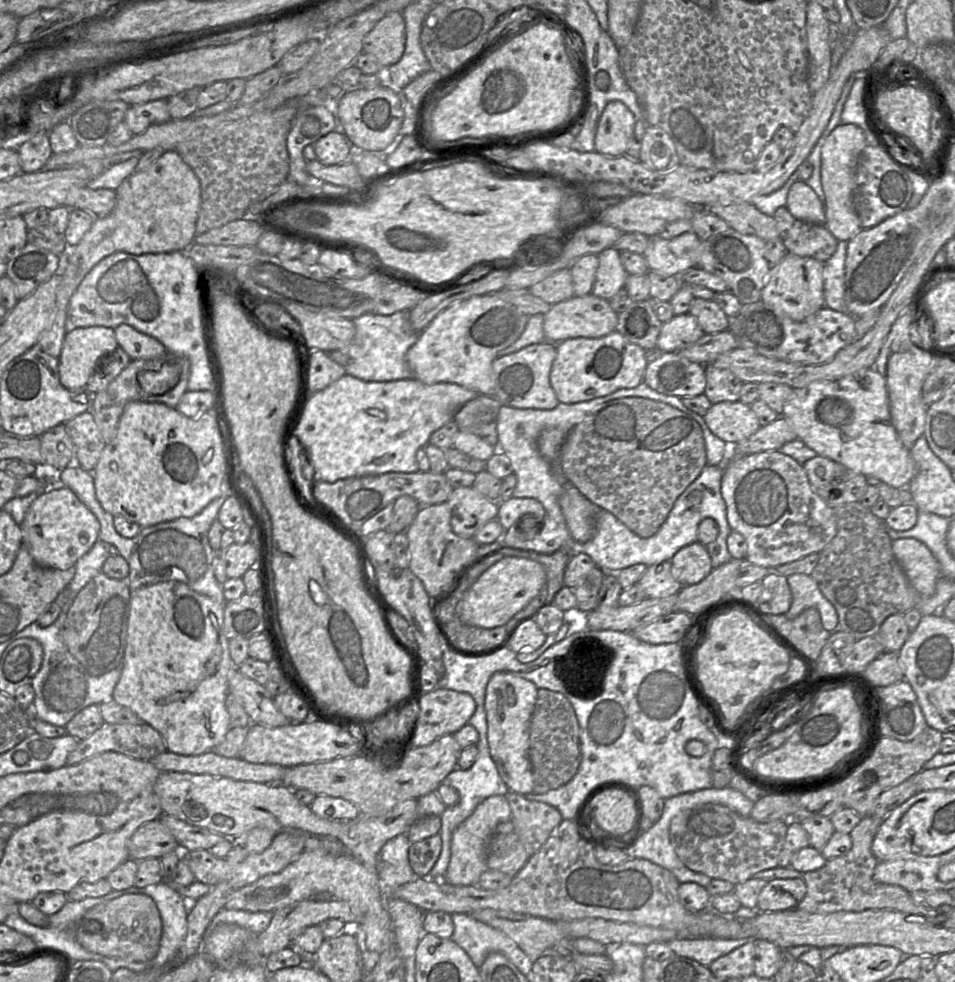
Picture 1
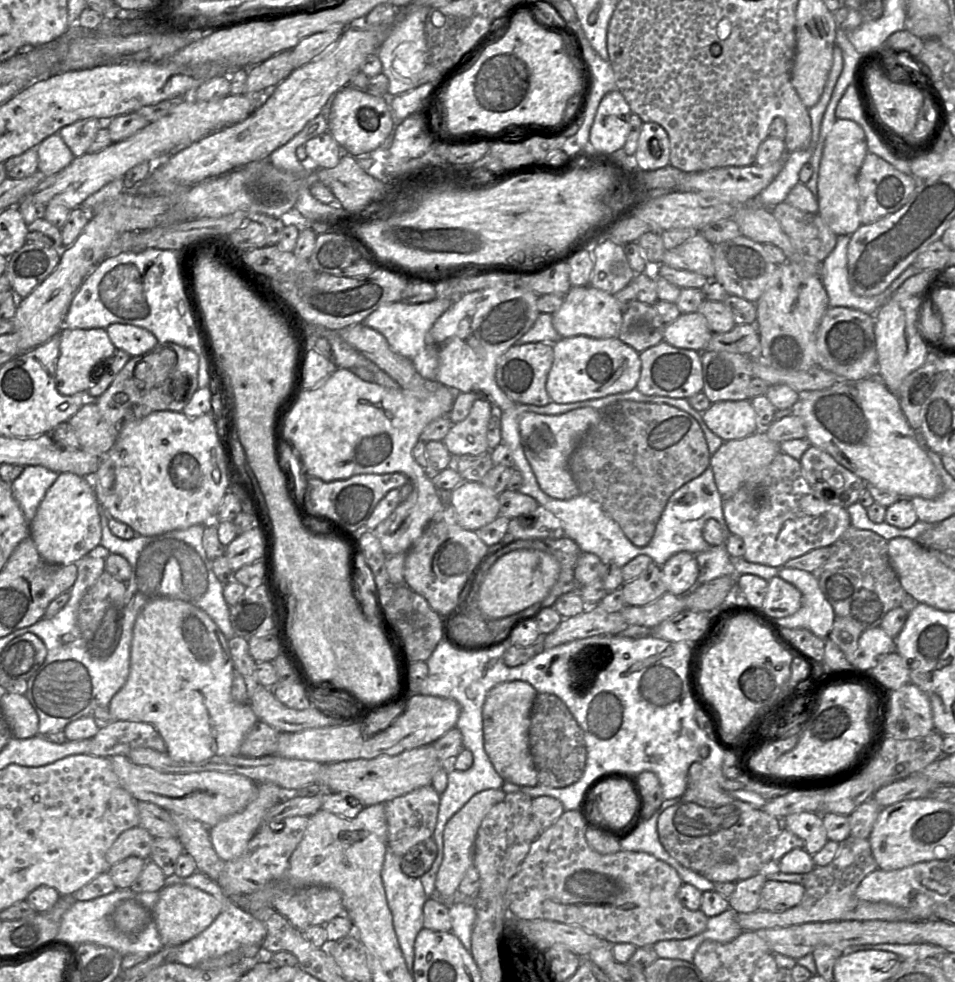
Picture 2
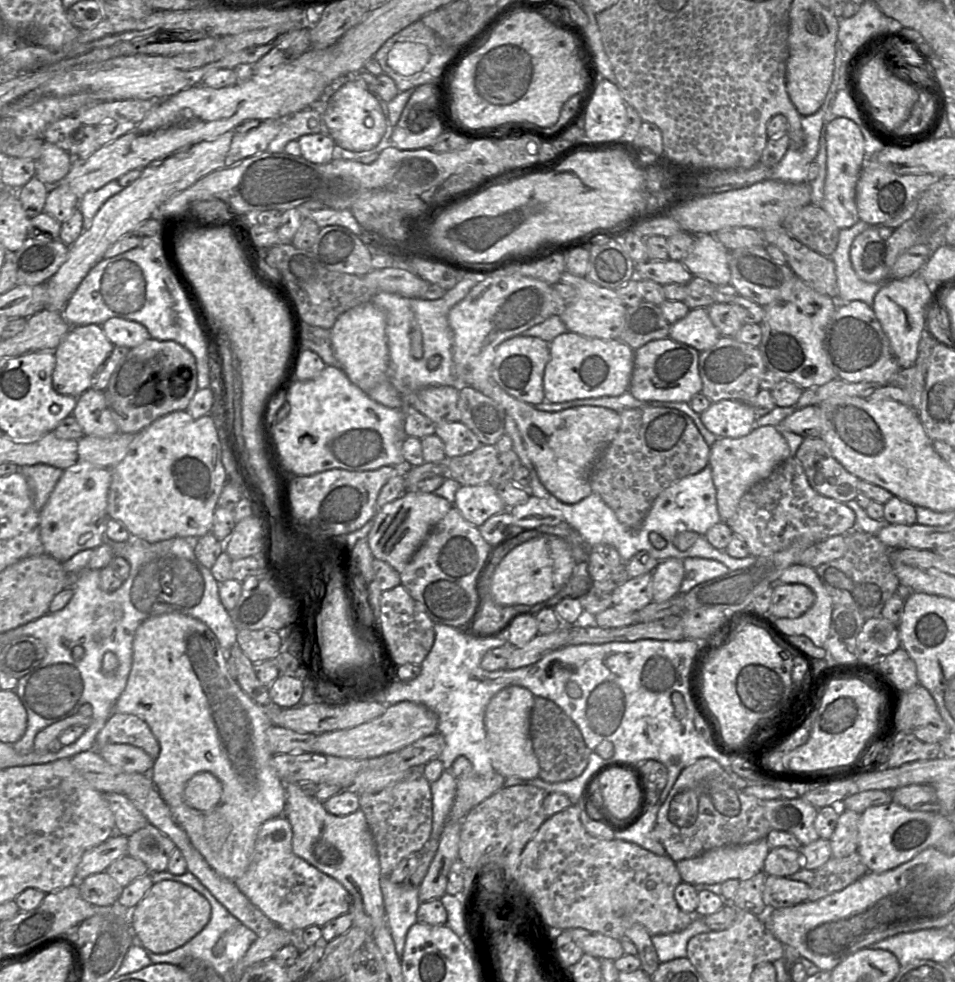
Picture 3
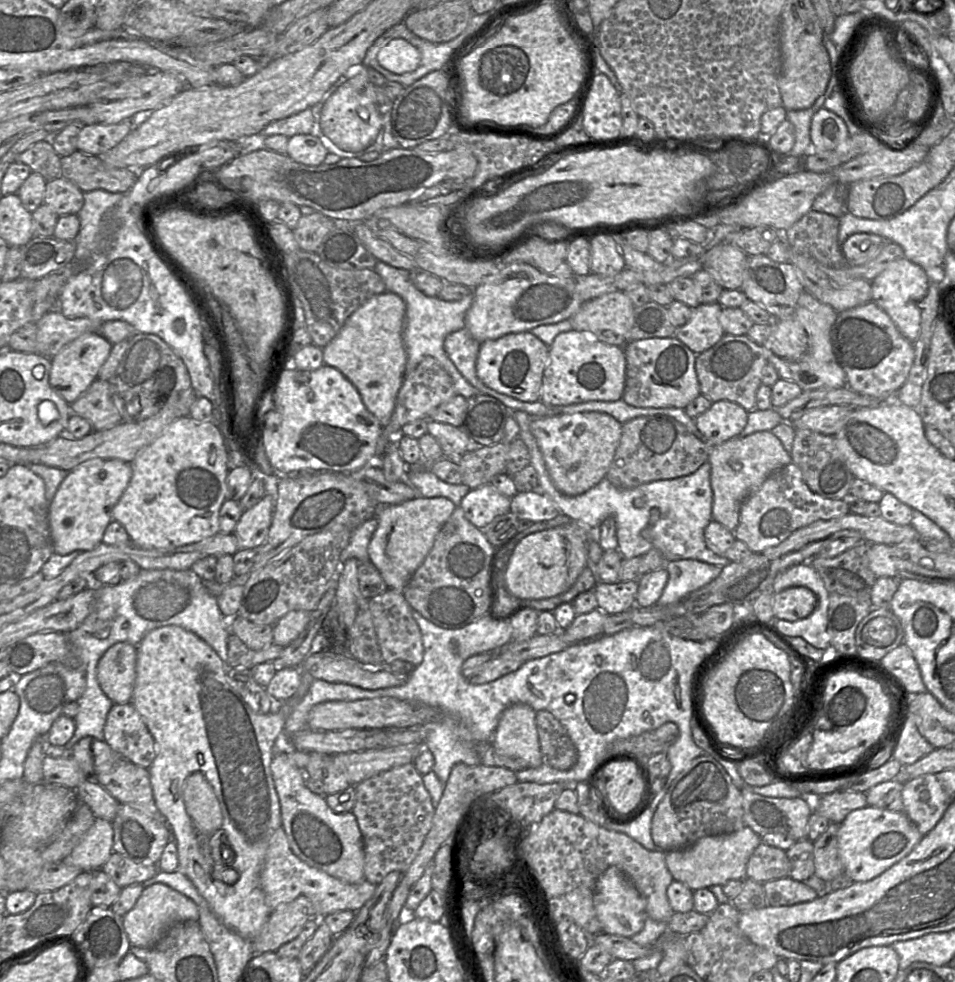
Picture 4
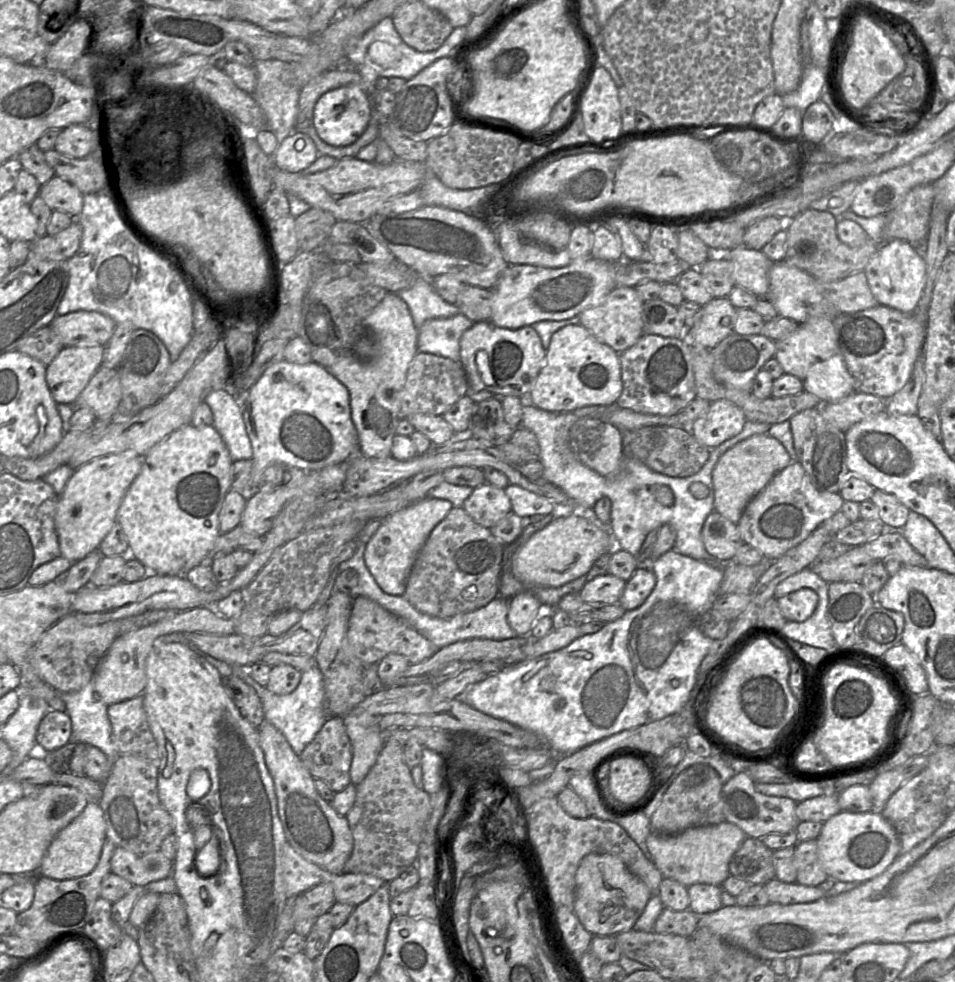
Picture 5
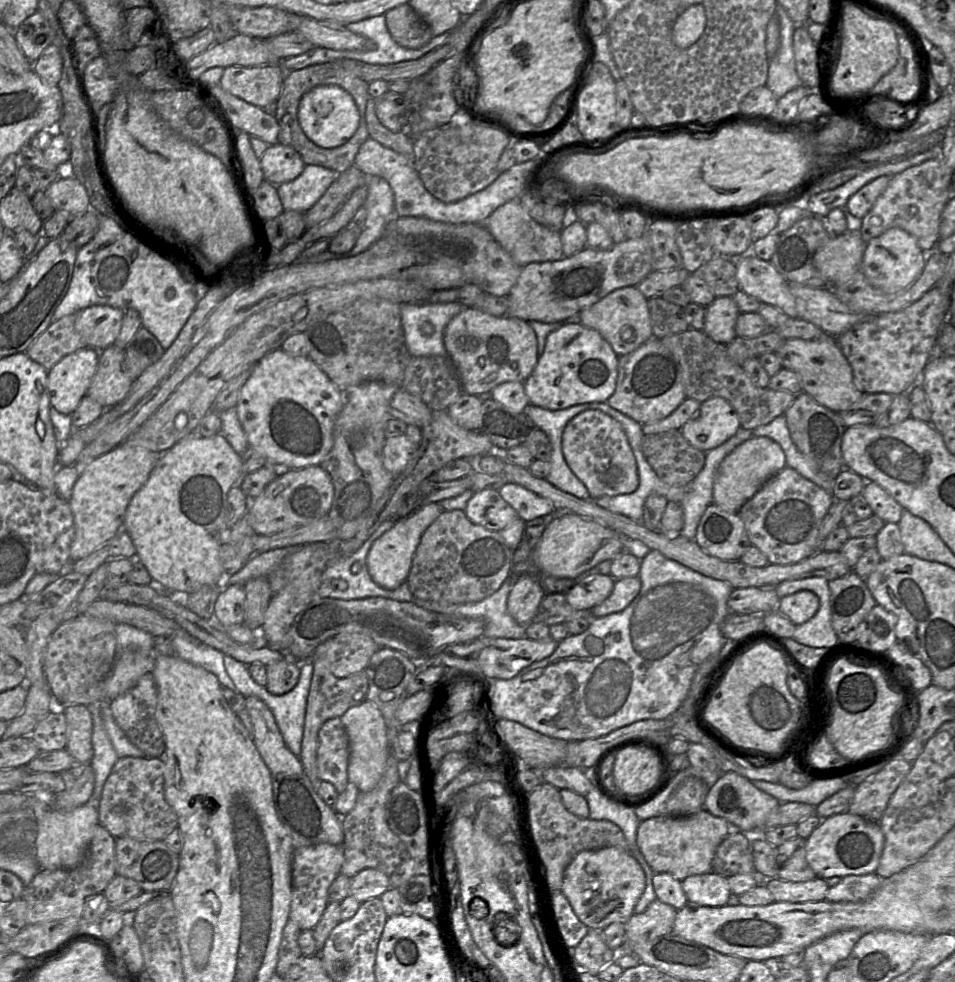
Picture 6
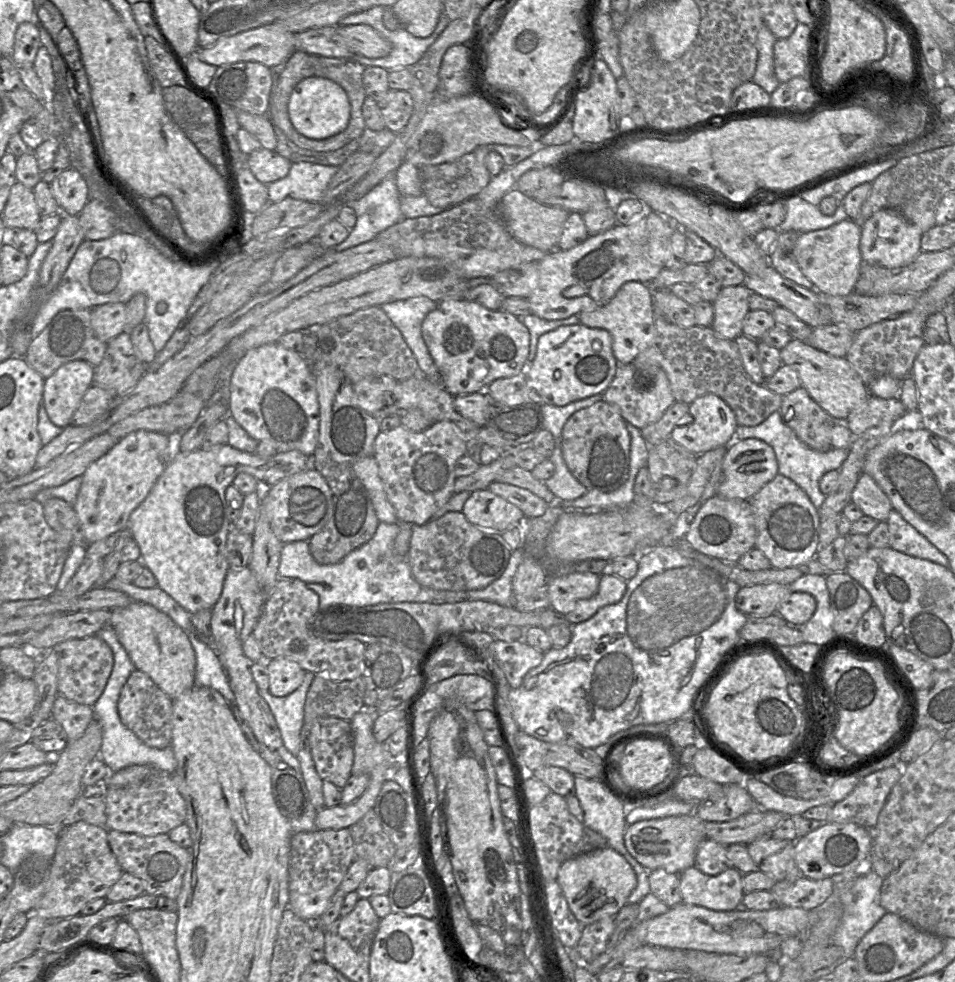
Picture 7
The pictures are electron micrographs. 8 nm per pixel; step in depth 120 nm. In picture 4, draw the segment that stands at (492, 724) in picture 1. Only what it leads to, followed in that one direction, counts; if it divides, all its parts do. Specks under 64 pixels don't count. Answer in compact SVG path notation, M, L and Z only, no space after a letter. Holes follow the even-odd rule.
M517 703L501 714L492 736L492 745L499 755L520 758L528 767L542 764L542 753L536 727L536 711Z

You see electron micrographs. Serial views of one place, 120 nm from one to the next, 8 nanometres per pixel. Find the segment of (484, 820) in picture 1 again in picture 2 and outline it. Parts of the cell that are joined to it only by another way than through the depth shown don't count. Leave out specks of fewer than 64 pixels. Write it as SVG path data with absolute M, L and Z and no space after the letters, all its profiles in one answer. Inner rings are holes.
M488 789L474 795L446 823L443 831L443 860L435 880L435 892L441 897L452 897L466 873L473 865L473 847L478 829L491 808L504 800L502 789Z

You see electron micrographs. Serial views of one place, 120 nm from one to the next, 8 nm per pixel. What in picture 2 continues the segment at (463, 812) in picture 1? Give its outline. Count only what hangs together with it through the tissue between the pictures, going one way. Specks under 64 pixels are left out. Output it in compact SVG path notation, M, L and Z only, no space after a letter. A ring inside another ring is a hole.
M486 757L486 759L483 760L484 762L481 762L483 764L482 767L479 767L479 764L476 763L475 759L473 760L472 766L468 770L459 771L454 769L447 772L447 787L445 791L440 794L440 803L436 818L436 825L432 835L432 839L435 841L437 846L437 856L431 868L419 878L427 897L432 896L435 893L435 880L443 860L443 831L448 820L457 811L459 811L474 795L488 789L501 789L505 782L505 780L495 770L493 764L490 761L490 758Z

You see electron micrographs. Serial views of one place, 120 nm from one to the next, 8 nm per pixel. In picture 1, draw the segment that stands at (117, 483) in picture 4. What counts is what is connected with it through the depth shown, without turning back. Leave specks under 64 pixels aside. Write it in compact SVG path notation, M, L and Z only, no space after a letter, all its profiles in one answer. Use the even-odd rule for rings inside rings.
M57 484L42 492L30 505L20 524L22 545L36 564L67 570L86 554L99 539L100 524L95 515L69 488Z

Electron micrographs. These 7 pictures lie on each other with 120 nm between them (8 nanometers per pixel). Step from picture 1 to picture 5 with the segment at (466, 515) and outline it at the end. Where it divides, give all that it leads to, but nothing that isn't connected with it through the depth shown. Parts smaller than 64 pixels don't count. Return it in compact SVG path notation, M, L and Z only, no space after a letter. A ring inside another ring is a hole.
M484 483L473 489L462 506L479 525L491 528L512 511L504 489Z

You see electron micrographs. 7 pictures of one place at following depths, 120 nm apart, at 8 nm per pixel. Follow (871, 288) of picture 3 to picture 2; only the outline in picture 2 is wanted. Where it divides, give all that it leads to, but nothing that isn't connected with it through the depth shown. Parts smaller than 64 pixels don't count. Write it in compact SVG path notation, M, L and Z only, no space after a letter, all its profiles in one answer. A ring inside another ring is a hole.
M838 235L835 248L820 264L820 277L828 295L829 307L847 307L875 315L908 278L921 270L910 265L882 293L871 297L857 296L848 280L847 249L850 238L851 235Z

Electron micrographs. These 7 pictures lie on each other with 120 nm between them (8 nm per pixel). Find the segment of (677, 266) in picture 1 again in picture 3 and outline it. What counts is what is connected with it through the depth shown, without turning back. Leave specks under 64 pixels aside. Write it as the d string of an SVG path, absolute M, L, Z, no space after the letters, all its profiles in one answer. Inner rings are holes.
M713 234L695 236L694 244L682 264L693 276L701 277L715 286L729 284L730 251Z

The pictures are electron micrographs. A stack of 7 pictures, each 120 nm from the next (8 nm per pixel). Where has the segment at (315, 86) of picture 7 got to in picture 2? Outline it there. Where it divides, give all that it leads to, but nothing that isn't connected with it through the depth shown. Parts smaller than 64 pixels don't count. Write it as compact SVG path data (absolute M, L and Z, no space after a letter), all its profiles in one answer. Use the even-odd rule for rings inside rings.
M346 85L336 93L328 116L328 132L344 149L344 154L359 156L377 149L392 130L389 105L384 97L361 92Z

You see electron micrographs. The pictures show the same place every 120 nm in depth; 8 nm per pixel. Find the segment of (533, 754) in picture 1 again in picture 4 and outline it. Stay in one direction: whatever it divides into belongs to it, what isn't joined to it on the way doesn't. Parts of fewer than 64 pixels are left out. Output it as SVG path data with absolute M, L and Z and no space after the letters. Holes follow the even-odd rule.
M547 710L536 712L536 727L542 764L567 770L577 763L577 750L566 729Z

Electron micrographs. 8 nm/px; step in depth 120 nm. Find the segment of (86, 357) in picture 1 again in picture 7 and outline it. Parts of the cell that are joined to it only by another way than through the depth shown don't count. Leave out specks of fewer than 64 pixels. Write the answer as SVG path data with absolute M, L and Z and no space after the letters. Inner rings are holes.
M73 360L45 379L43 403L54 425L65 428L71 424L82 397L93 384L94 368L87 361Z

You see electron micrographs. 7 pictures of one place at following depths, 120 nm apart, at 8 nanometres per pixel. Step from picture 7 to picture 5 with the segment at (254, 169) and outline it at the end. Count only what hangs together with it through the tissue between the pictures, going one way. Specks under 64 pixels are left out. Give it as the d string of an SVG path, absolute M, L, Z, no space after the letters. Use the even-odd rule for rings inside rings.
M292 132L282 139L271 158L275 167L296 173L308 168L318 156L318 150L310 136Z

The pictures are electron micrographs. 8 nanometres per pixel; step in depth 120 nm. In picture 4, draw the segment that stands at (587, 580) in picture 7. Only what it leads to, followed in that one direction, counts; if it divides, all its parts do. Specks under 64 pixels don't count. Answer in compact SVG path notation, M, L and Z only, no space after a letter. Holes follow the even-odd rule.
M637 580L617 583L597 582L593 589L598 602L598 609L607 615L619 614L635 606L638 591Z

